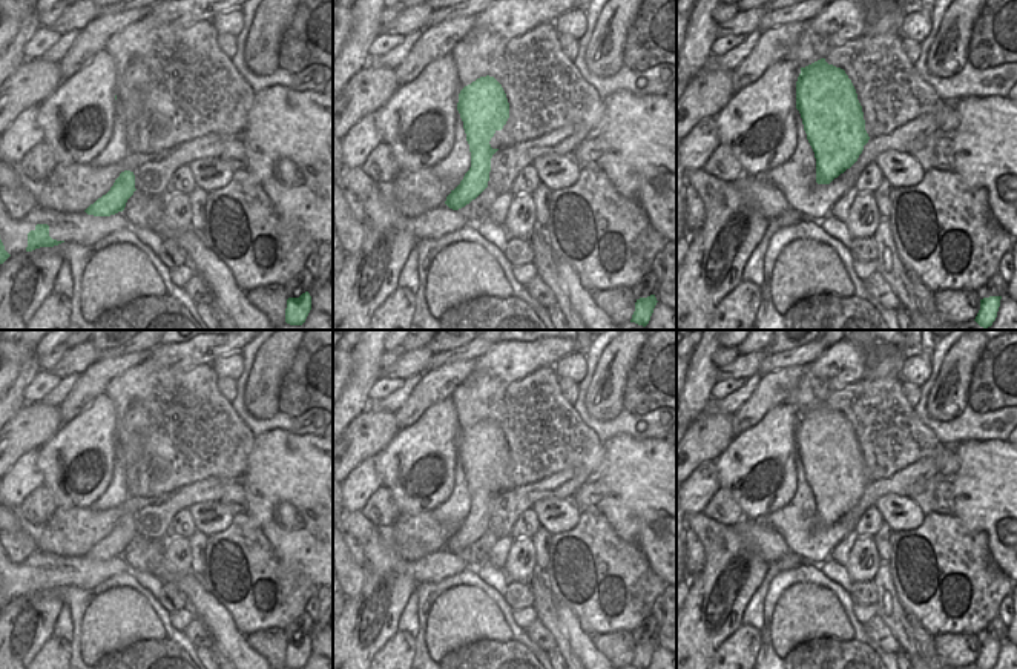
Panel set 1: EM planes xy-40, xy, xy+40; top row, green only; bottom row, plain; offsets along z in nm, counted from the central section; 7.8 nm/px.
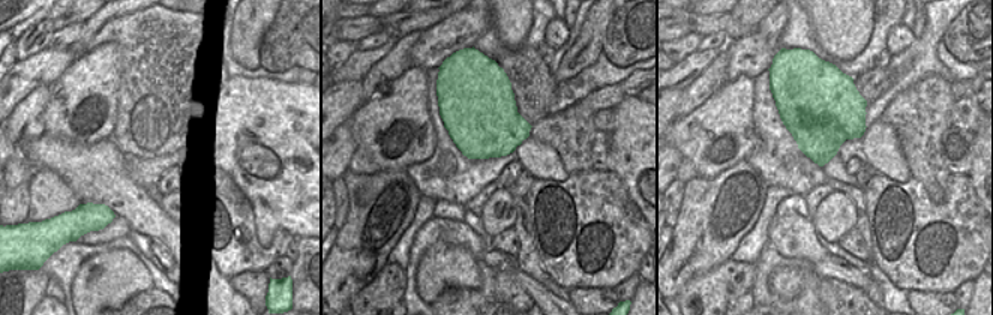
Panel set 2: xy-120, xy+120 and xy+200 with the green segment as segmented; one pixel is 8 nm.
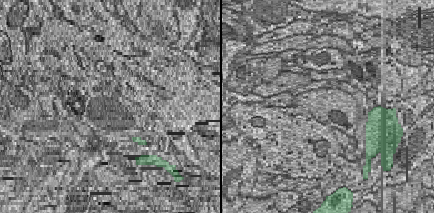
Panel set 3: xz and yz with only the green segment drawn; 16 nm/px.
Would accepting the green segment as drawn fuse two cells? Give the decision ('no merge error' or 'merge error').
no merge error

